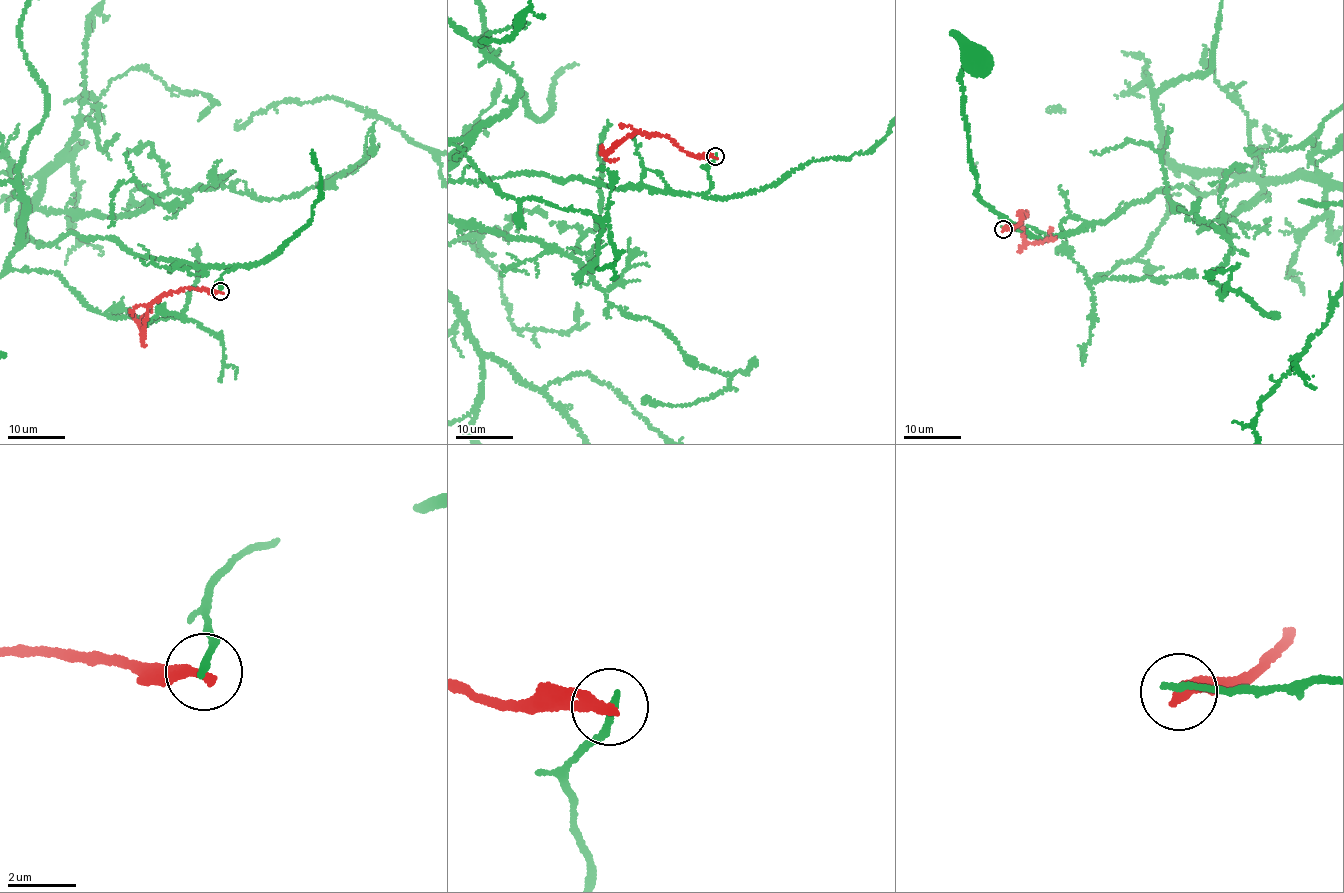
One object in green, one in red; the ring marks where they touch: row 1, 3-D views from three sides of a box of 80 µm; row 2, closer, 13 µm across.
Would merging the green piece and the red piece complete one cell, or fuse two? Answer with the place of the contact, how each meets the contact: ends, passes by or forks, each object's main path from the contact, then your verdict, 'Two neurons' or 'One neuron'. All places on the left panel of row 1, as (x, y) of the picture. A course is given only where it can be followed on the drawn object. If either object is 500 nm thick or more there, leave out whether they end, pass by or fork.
Place: (220, 291). At the ring green ends. At the ring red ends. Course of red: (219, 292), (192, 287), (167, 292), (148, 307), (142, 333), (141, 318), (151, 309). Two neurons

